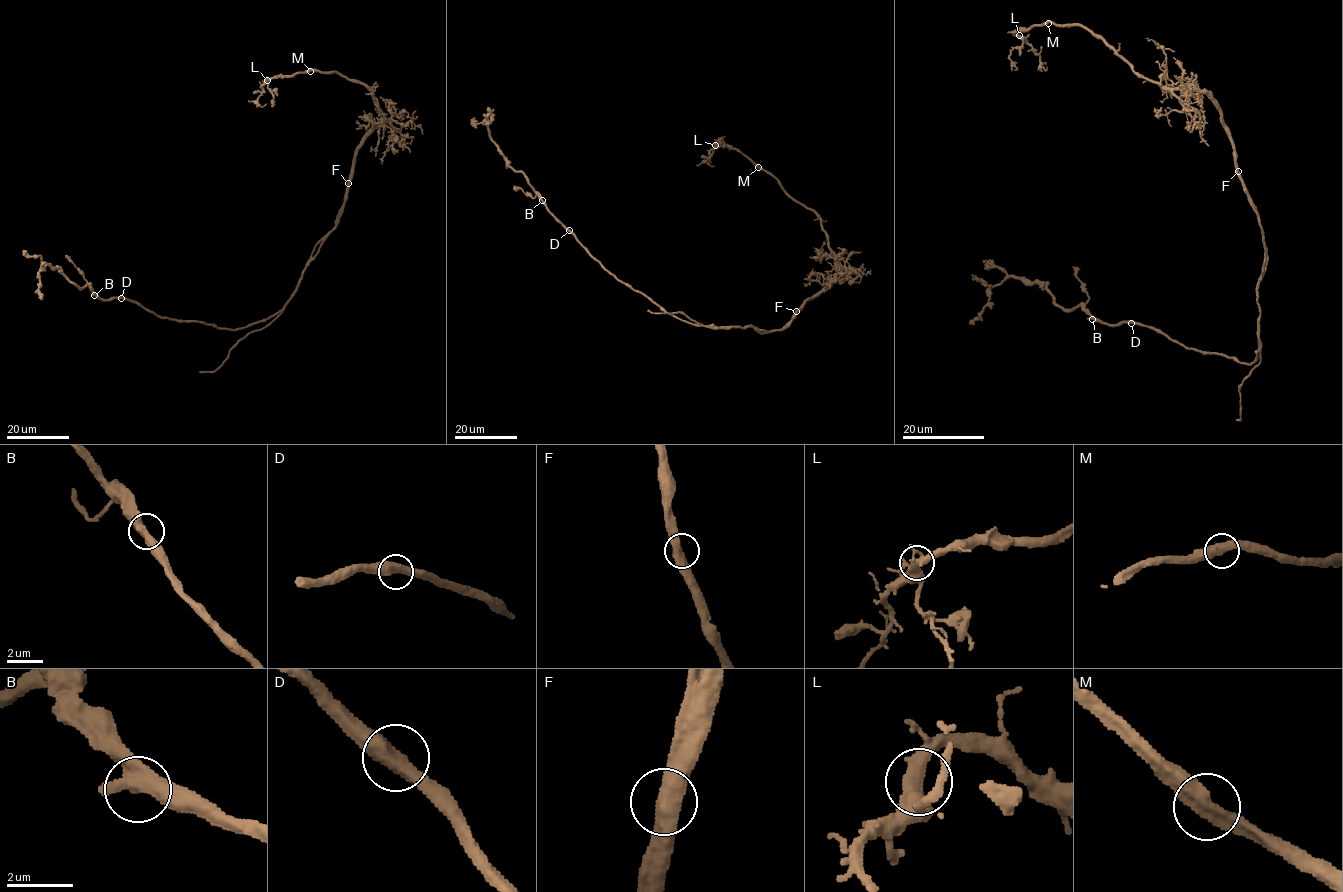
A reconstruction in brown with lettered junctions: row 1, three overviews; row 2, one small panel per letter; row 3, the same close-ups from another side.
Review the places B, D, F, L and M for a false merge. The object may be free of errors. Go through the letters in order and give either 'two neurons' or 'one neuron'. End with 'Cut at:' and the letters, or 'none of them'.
B: one neuron
D: one neuron
F: one neuron
L: one neuron
M: one neuron
Cut at: none of them

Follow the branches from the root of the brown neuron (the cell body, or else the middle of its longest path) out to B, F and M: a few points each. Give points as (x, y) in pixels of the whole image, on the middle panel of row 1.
B: (756, 328), (695, 325), (665, 312), (612, 275), (542, 200)
F: (756, 328), (781, 330), (796, 312)
M: (756, 328), (781, 330), (808, 299), (813, 298), (829, 284), (835, 273), (834, 252), (821, 220), (758, 167)

